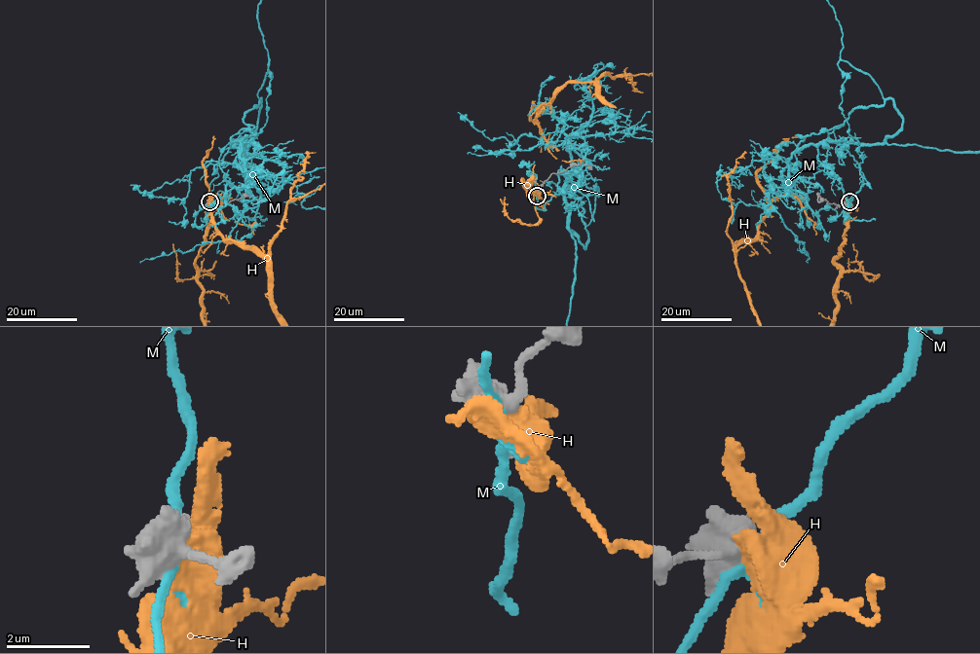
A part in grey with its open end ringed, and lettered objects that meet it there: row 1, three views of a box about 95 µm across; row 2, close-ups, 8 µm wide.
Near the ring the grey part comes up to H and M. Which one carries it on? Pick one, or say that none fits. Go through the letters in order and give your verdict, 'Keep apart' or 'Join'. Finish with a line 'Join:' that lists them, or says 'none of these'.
H: Keep apart
M: Keep apart
Join: none of these

